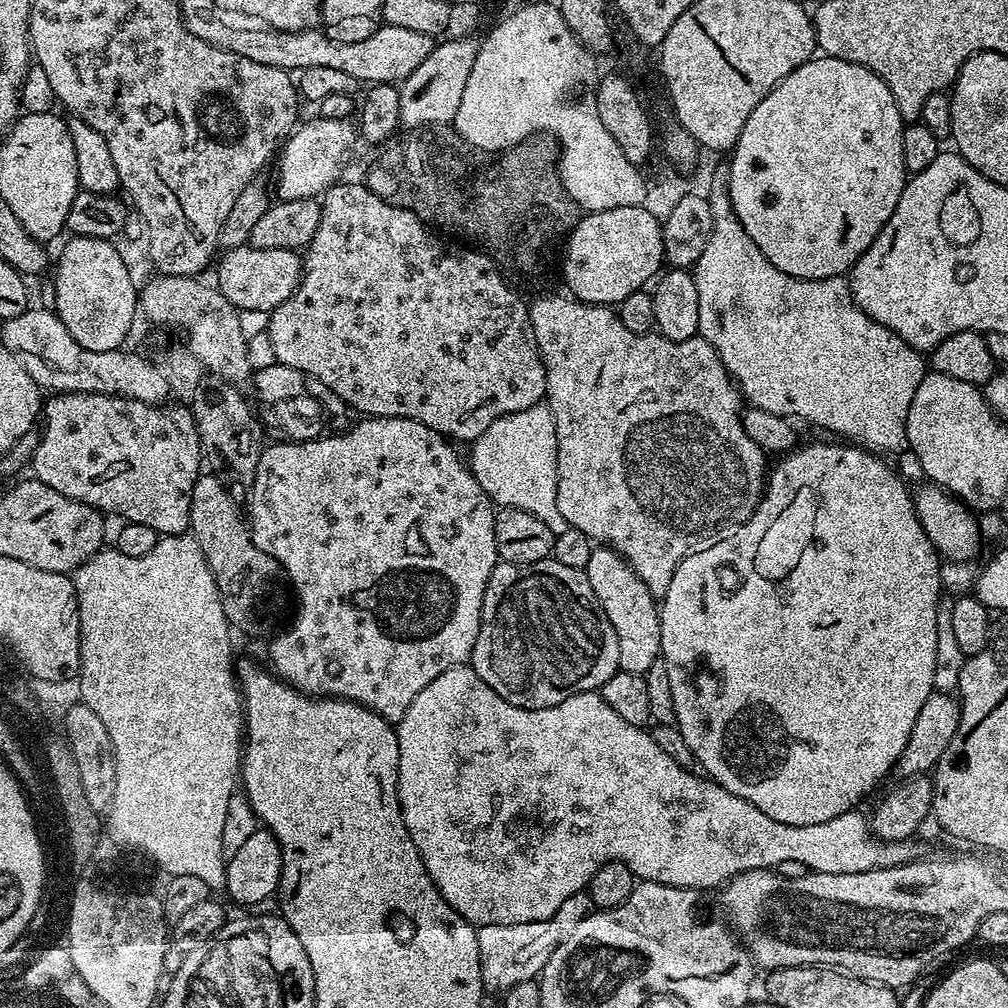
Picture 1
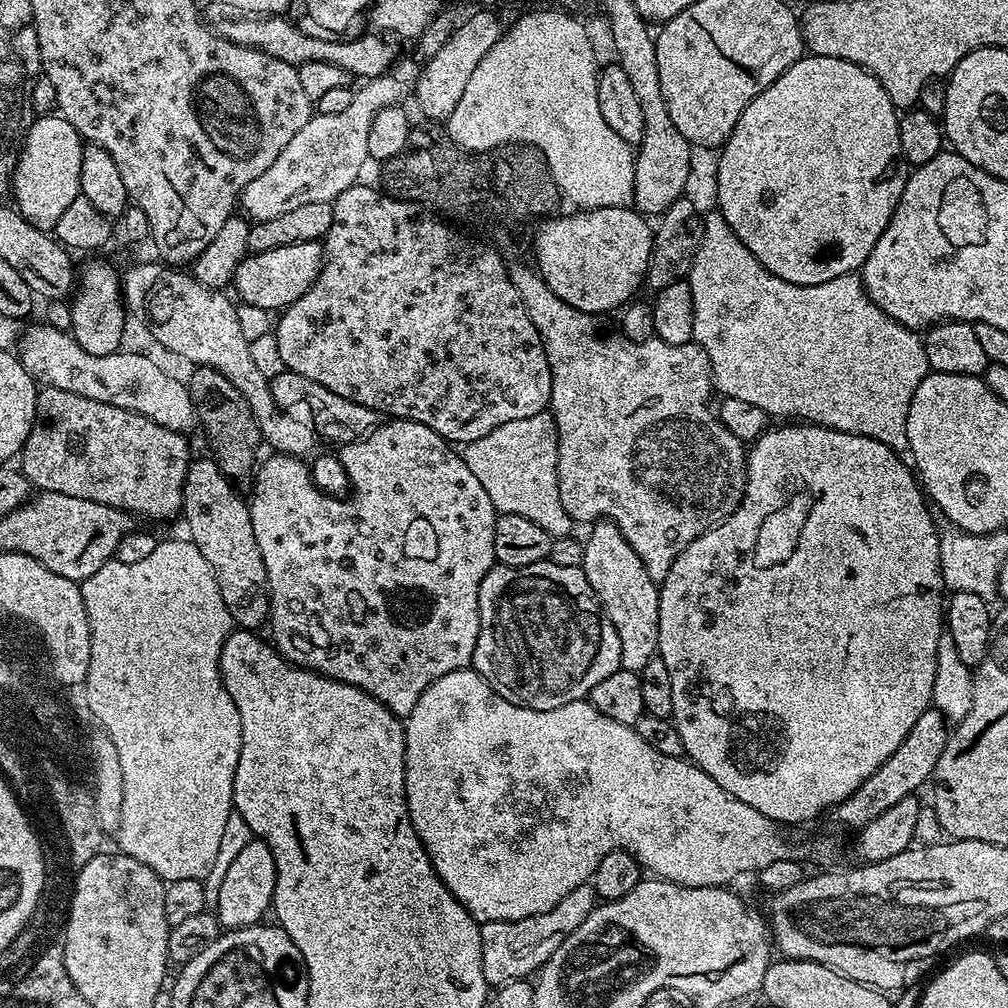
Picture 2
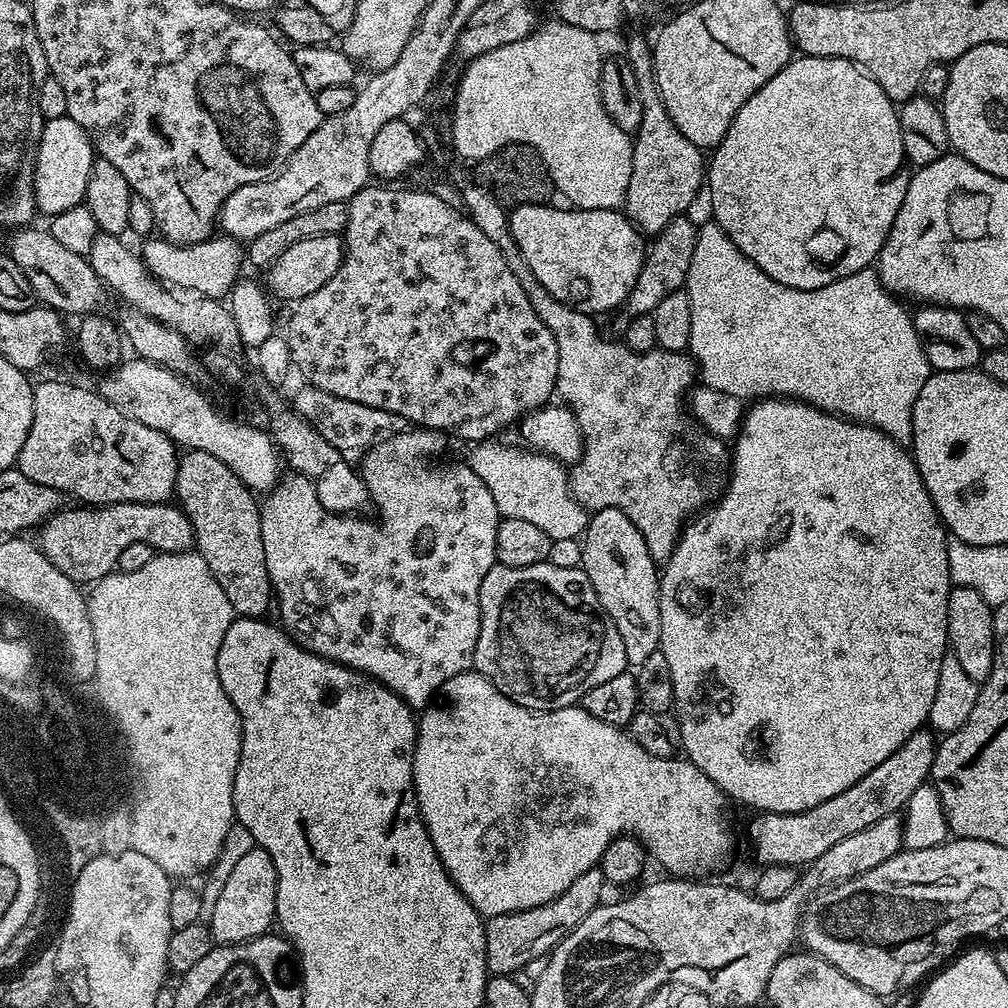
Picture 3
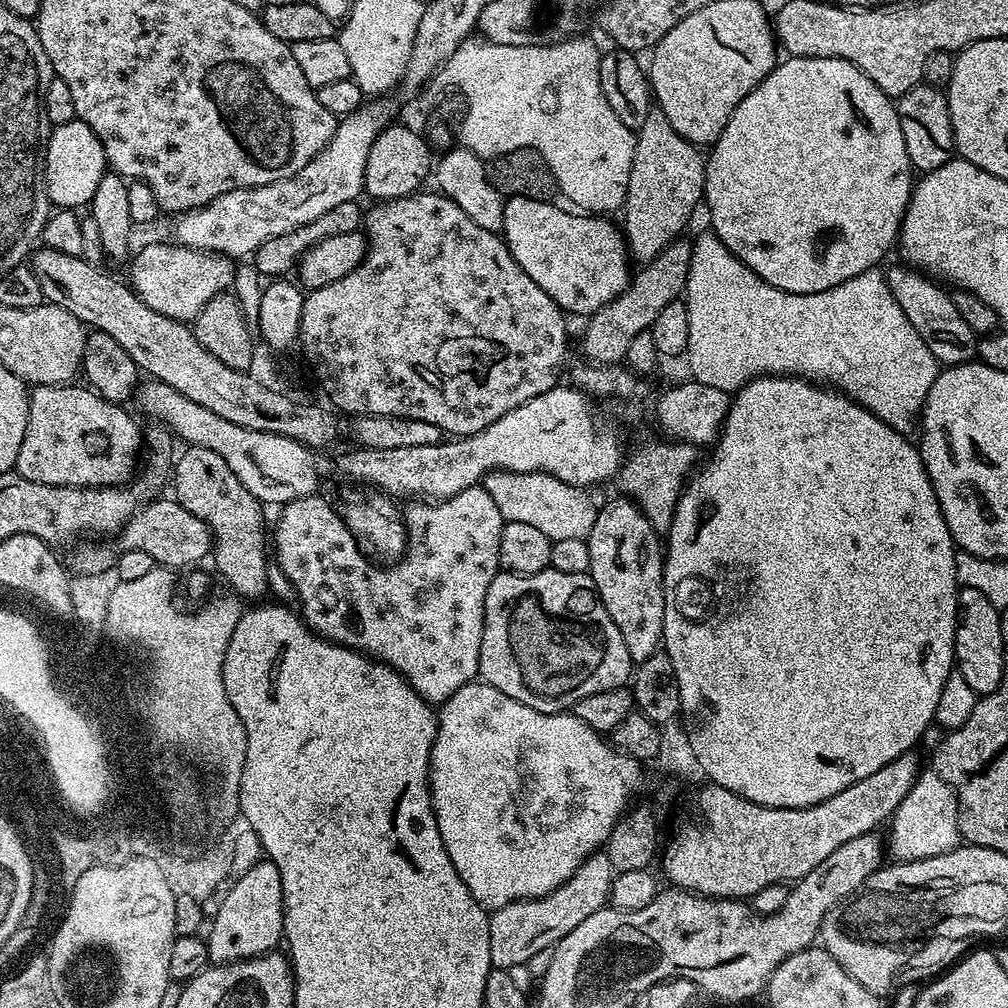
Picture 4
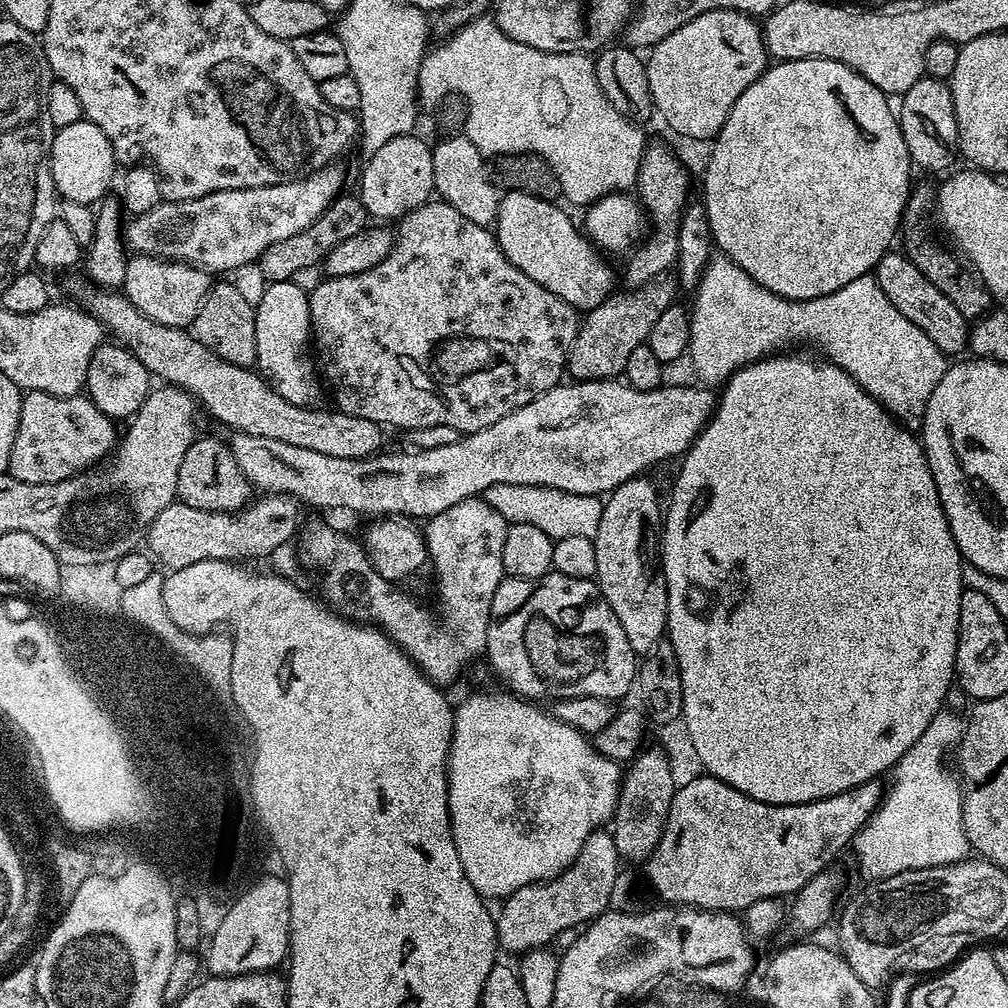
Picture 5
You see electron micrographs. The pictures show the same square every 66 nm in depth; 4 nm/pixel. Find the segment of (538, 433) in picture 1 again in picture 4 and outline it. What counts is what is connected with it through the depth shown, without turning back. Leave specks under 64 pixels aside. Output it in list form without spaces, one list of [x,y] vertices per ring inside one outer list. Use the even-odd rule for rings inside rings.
[[[489,472],[482,486],[494,498],[494,506],[506,522],[523,522],[542,530],[552,541],[562,538],[587,540],[594,530],[594,518],[598,511],[597,501],[592,501],[587,491],[575,488],[545,472]]]

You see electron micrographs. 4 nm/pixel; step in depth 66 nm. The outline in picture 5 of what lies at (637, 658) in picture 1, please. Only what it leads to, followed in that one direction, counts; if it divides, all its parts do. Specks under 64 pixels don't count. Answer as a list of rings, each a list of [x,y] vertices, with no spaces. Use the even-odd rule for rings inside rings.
[[[643,475],[622,482],[614,491],[607,493],[602,510],[602,519],[598,522],[598,534],[592,537],[594,555],[598,561],[598,570],[594,577],[600,586],[600,592],[606,598],[614,618],[622,626],[630,646],[638,654],[650,651],[656,643],[665,639],[668,627],[668,587],[664,581],[662,556],[658,551],[658,521],[662,516],[662,496]]]

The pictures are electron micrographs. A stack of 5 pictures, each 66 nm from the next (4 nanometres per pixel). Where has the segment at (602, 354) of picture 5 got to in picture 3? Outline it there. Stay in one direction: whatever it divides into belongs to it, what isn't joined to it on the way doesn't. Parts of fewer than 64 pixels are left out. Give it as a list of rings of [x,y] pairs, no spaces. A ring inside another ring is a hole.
[[[687,215],[674,218],[663,230],[655,233],[653,240],[656,241],[647,245],[638,282],[634,282],[632,293],[626,301],[629,317],[649,315],[658,306],[658,302],[666,298],[666,294],[679,292],[687,285],[690,258],[694,258],[694,242],[698,242],[697,221],[688,219]]]

